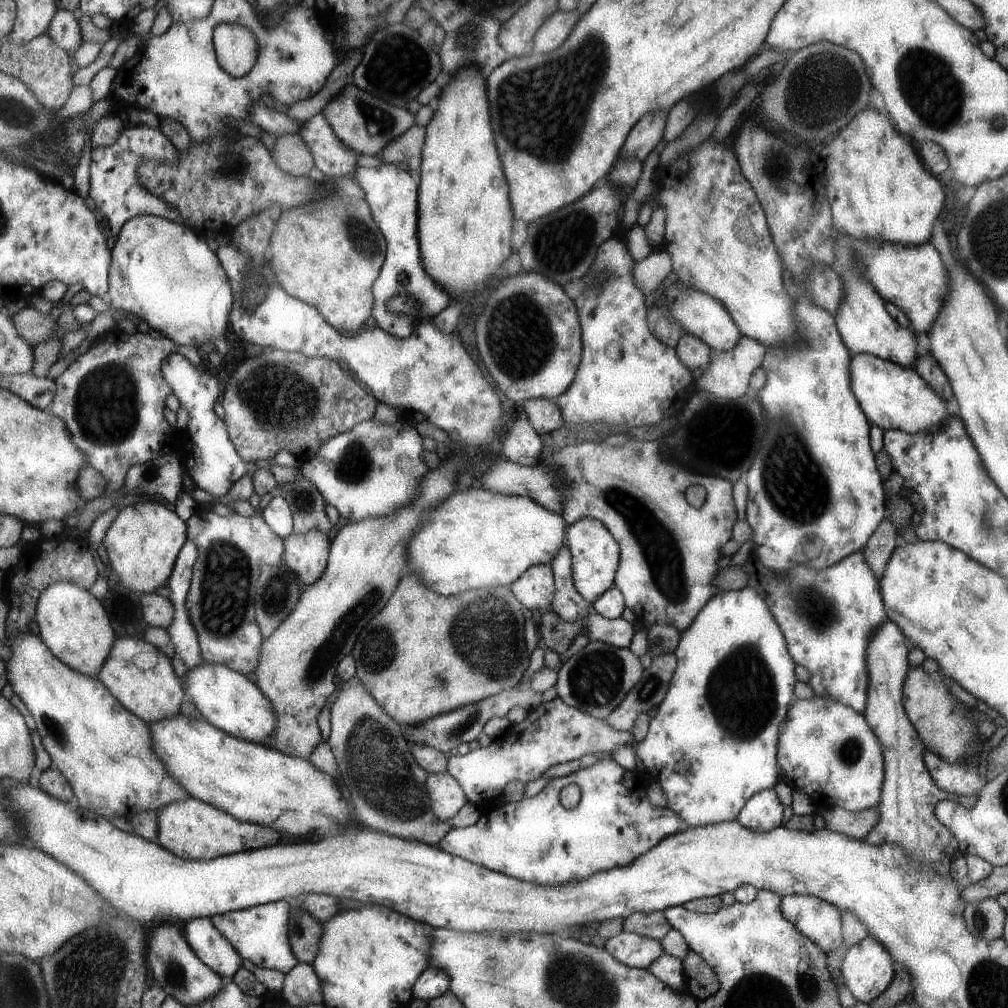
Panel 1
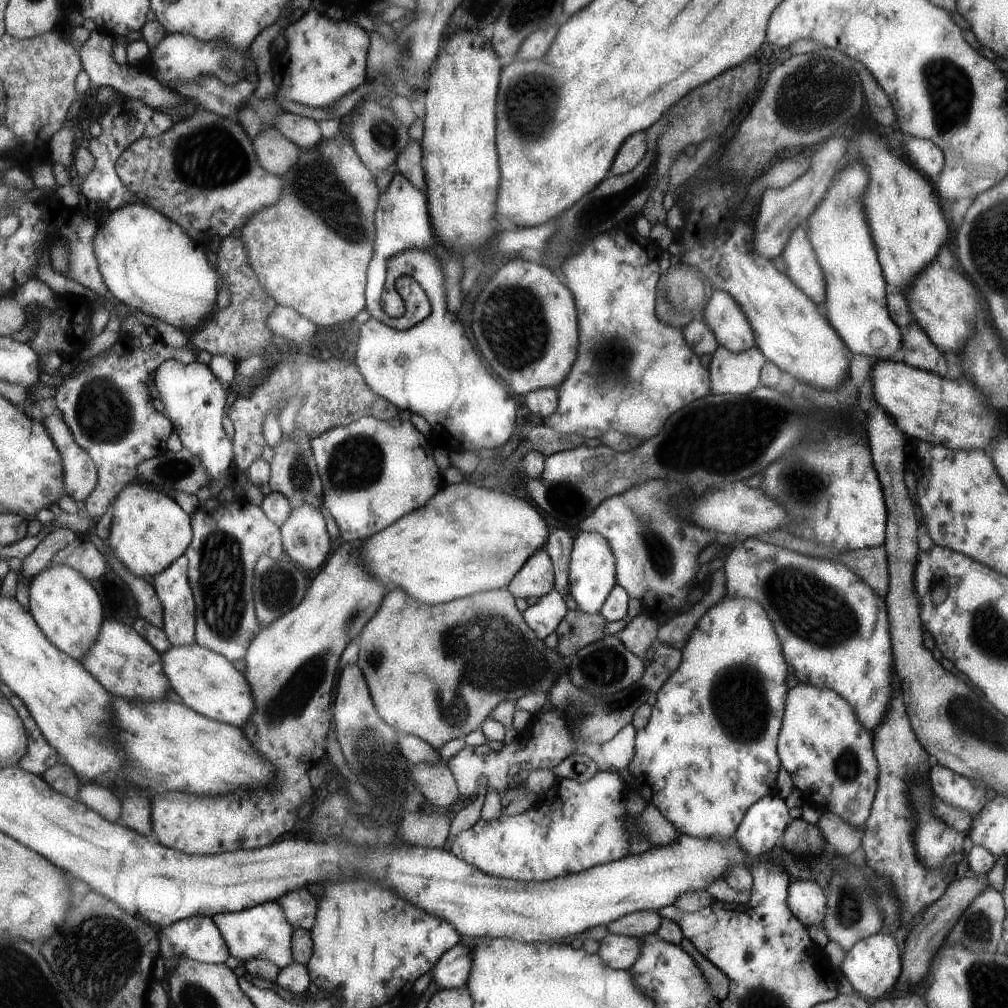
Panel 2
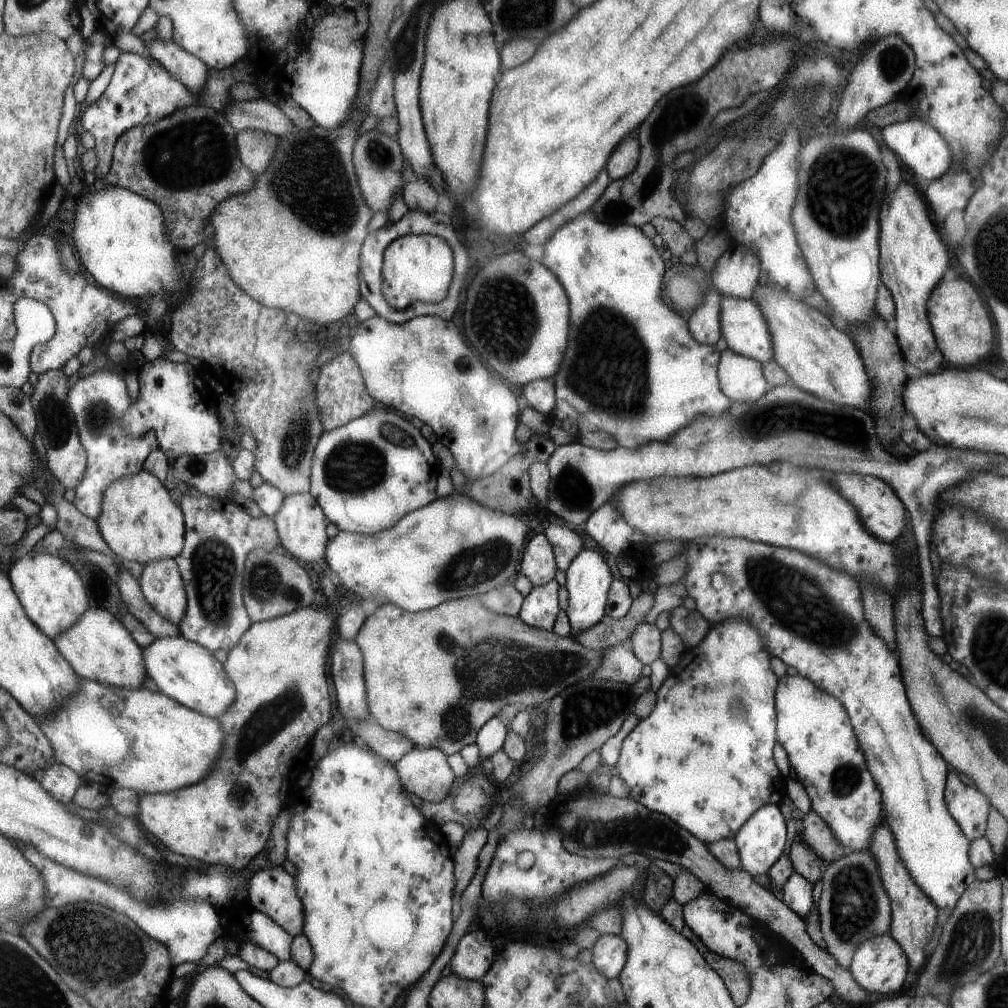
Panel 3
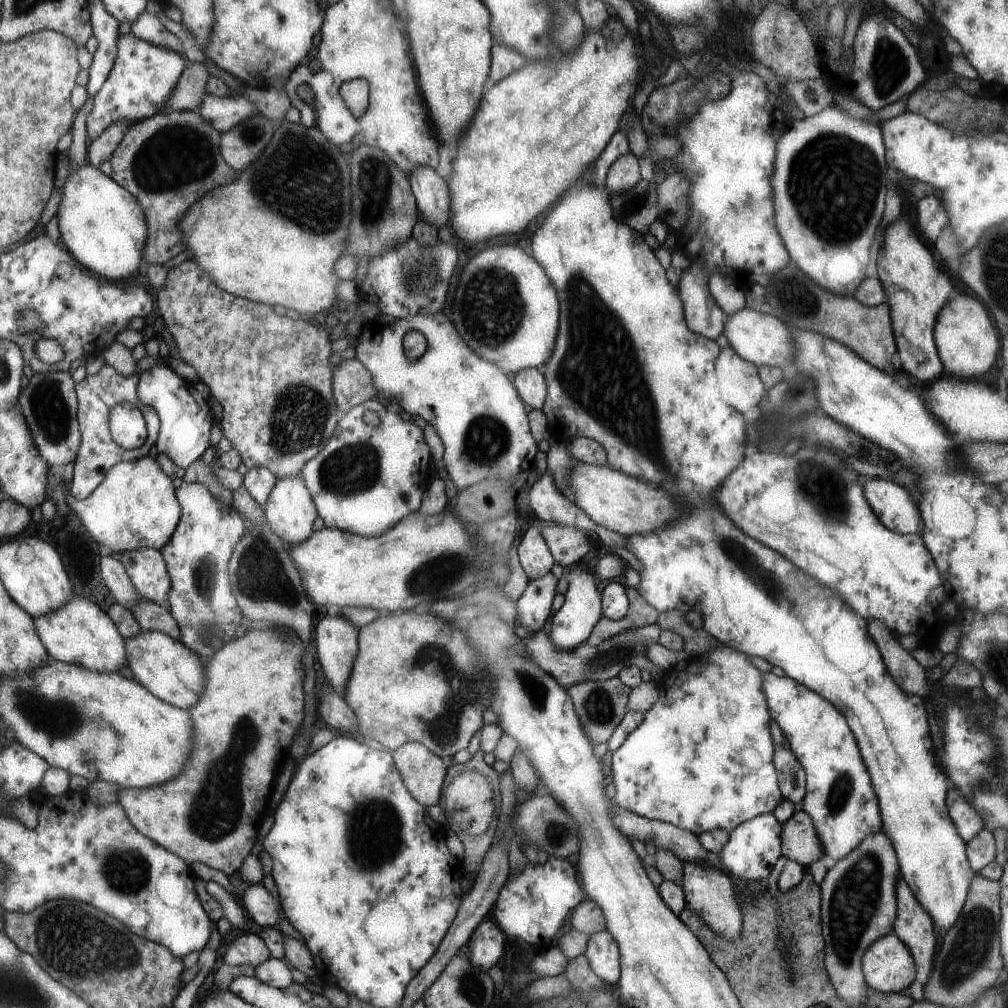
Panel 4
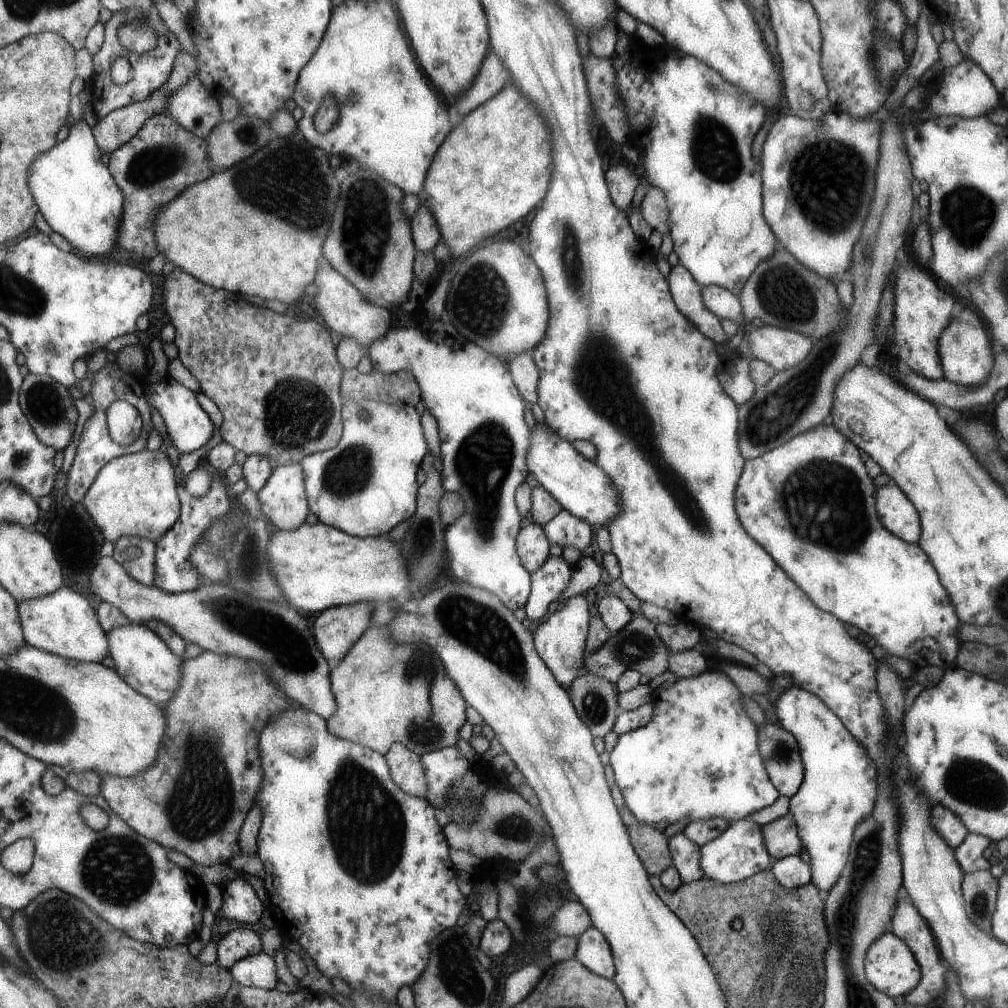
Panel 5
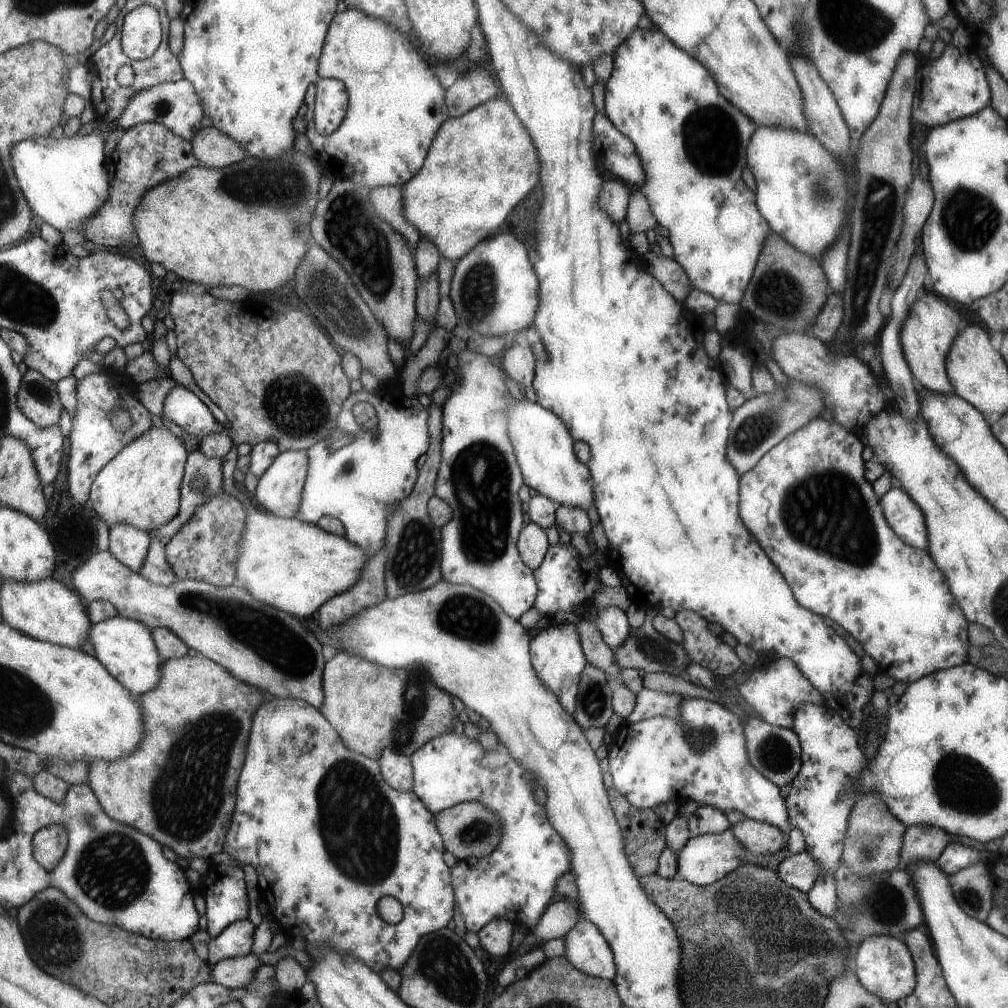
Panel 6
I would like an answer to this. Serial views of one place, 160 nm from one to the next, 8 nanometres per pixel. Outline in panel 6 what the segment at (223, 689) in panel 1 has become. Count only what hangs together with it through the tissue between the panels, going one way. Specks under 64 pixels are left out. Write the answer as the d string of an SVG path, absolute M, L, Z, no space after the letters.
M119 614L106 621L92 624L90 642L93 643L95 656L135 696L143 696L146 692L159 686L165 660L155 642L154 631L146 624Z

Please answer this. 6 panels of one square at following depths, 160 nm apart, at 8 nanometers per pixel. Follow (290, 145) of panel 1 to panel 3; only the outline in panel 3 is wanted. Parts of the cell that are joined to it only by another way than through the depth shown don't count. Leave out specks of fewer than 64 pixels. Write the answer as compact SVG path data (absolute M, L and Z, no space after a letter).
M247 129L238 132L238 151L243 161L256 175L263 174L277 152L280 138L273 133Z

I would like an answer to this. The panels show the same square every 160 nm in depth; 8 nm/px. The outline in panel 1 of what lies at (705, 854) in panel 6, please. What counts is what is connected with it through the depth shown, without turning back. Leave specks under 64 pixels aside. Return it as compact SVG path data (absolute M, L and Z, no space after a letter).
M773 788L763 789L747 800L736 821L748 829L764 833L783 825L783 809L778 793Z

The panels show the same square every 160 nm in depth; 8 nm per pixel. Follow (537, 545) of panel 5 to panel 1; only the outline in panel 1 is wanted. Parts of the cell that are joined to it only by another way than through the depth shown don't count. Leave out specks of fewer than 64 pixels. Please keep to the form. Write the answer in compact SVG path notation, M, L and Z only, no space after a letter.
M548 564L532 566L512 584L514 593L529 610L550 610L554 598L553 569Z

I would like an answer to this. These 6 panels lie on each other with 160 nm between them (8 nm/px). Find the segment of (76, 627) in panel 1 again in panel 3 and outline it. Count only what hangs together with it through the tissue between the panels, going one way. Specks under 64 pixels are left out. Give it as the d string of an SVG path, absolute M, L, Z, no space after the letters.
M31 550L12 563L7 573L31 620L54 641L71 630L80 617L91 608L90 596L83 578L62 555L55 556Z

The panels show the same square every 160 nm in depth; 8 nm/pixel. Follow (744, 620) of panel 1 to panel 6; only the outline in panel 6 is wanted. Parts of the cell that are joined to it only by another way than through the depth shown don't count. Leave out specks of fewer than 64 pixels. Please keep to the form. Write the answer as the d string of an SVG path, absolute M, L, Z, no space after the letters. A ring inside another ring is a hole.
M684 697L680 712L681 716L678 719L657 715L637 723L623 722L621 724L611 743L606 746L608 772L612 776L611 780L615 790L621 793L629 804L641 810L651 809L653 806L667 801L680 805L691 799L698 805L719 809L723 814L739 811L745 815L745 819L775 825L784 836L787 836L790 826L786 804L779 794L780 788L769 782L750 763L750 759L746 755L743 721L722 703L700 698ZM689 728L709 730L711 732L709 742L703 746L691 746L687 740Z

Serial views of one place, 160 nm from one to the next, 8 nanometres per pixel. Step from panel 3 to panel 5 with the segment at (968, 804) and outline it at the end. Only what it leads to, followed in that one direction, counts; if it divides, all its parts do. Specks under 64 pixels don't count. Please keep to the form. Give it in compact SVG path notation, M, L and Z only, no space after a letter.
M937 804L931 808L930 821L934 825L934 829L952 849L958 847L969 834L962 820L944 805Z

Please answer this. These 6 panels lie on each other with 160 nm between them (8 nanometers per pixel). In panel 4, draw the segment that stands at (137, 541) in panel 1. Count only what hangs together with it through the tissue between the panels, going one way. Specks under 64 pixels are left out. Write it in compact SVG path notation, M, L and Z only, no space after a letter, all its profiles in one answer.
M151 456L117 464L86 500L79 501L69 490L66 491L67 504L75 510L86 532L99 545L111 549L113 554L150 547L161 551L174 538L182 520L178 490L159 462Z

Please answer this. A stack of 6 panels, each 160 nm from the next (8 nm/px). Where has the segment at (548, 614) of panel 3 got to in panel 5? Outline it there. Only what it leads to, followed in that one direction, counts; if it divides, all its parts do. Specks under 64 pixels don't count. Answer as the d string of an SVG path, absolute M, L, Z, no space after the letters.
M551 556L543 566L532 574L532 591L524 610L529 619L541 620L550 602L566 588L570 576L573 574L572 567L567 566L565 560Z

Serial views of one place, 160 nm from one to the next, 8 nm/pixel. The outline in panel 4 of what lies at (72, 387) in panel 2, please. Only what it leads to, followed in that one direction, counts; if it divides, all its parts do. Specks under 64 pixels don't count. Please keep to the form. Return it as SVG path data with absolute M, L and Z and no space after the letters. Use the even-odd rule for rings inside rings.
M105 365L94 376L86 376L82 382L76 384L78 395L78 418L82 429L82 444L79 455L75 461L74 477L69 484L69 492L79 501L86 500L106 480L108 473L123 462L131 463L147 457L153 446L159 445L162 421L151 406L145 405L139 397L138 386L140 385L140 372L132 376L120 374L113 366ZM121 402L129 402L138 407L142 412L148 429L148 437L145 443L136 450L125 450L122 445L117 444L109 430L109 414L111 408Z

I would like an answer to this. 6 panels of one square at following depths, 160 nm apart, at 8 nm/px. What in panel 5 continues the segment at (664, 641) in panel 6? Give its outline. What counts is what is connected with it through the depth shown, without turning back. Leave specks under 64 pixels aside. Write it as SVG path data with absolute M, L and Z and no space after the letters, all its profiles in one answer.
M634 614L629 623L610 637L595 651L586 656L585 672L603 677L613 686L618 676L627 669L637 671L644 680L651 680L668 668L669 650L655 632L654 625L643 615Z

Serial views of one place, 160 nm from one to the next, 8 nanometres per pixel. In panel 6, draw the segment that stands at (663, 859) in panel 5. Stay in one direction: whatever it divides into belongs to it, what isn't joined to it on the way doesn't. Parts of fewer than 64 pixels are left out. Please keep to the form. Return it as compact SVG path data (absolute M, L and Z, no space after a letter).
M615 788L608 789L610 805L614 809L614 816L618 820L621 834L625 838L626 855L630 859L631 868L640 877L655 875L658 868L658 856L666 847L665 824L651 811L635 808Z

